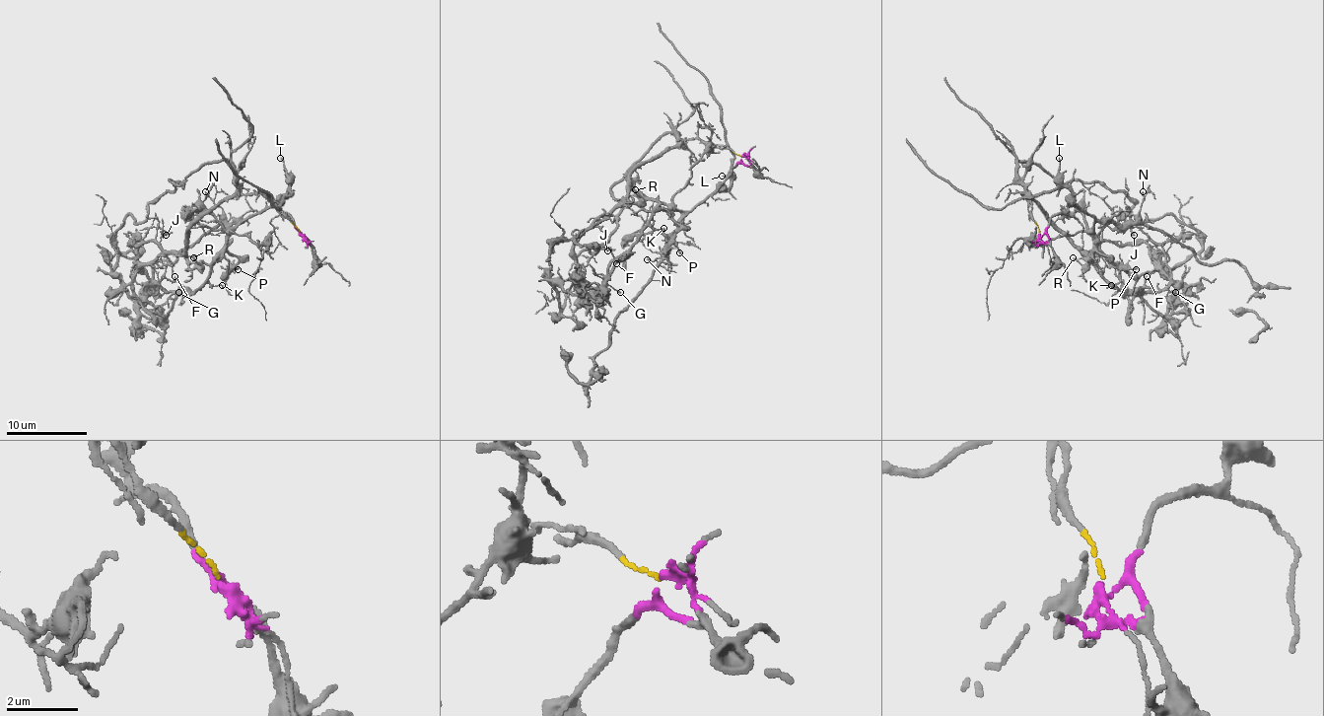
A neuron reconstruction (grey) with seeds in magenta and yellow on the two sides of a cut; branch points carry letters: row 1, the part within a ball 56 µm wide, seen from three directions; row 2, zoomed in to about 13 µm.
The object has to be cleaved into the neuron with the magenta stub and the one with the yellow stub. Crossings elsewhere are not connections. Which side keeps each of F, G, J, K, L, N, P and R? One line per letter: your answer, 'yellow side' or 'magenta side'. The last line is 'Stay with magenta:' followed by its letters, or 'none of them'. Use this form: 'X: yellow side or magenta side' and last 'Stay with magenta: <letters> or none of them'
F: magenta side
G: magenta side
J: yellow side
K: magenta side
L: magenta side
N: magenta side
P: magenta side
R: magenta side
Stay with magenta: F, G, K, L, N, P, R

